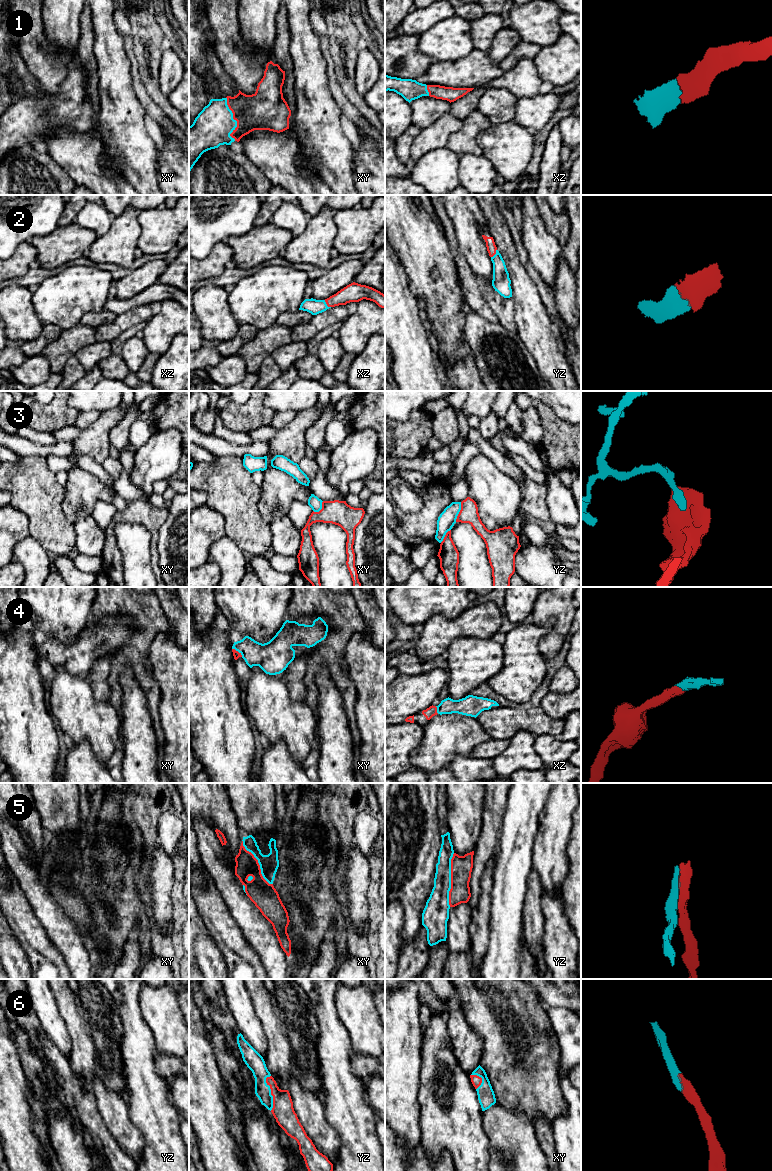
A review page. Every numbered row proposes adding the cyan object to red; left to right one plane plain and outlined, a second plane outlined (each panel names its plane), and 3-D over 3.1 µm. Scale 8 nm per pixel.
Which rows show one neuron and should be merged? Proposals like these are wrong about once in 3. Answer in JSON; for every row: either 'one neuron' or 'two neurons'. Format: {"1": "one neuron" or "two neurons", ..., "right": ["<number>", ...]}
{"1": "one neuron", "2": "one neuron", "3": "two neurons", "4": "one neuron", "5": "two neurons", "6": "one neuron", "right": ["1", "2", "4", "6"]}

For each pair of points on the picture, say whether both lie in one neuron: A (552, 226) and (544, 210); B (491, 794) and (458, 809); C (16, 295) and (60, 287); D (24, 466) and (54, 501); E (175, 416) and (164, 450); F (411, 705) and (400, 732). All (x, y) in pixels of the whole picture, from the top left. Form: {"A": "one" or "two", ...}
{"A": "one", "B": "two", "C": "two", "D": "one", "E": "two", "F": "two"}

